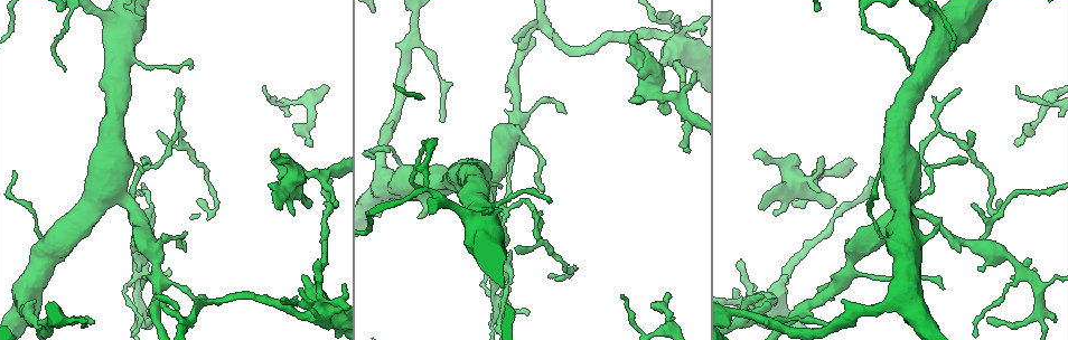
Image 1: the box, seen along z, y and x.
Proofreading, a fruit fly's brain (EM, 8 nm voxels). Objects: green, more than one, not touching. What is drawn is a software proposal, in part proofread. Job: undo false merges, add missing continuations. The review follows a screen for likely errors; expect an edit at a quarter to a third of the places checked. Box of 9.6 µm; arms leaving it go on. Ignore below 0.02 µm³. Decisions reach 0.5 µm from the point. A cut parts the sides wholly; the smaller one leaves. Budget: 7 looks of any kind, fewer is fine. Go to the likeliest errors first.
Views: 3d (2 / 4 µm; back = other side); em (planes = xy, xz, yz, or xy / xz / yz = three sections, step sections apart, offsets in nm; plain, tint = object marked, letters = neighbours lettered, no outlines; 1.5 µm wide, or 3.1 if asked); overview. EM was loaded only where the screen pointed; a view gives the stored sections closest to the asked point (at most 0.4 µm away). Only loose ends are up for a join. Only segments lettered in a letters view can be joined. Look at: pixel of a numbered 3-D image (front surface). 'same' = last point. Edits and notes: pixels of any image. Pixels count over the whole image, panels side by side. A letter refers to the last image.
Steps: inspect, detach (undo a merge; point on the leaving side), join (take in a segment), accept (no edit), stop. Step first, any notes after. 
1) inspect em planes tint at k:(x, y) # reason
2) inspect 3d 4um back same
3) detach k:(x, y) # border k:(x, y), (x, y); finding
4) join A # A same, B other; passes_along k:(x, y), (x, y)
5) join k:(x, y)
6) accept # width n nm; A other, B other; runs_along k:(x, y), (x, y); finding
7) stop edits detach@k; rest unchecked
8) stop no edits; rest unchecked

inspect em planes letters at 1:(973, 202) # free end

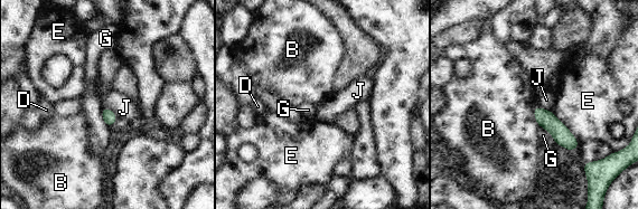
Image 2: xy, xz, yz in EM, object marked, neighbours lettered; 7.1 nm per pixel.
accept # B other, D other, E other, G other, J other; runs_along 2:(536, 111), (574, 145); no lettered segment goes on from it

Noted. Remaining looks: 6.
inspect 3d 4um at 1:(786, 283) # calibre changes

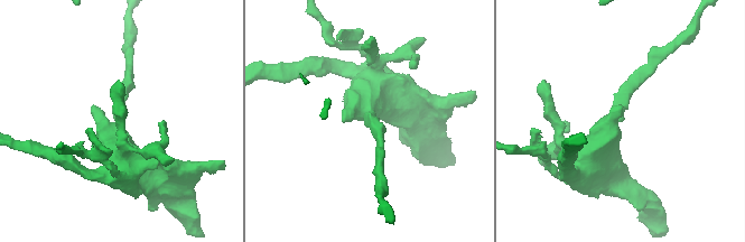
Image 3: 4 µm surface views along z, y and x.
inspect em xz step 4 tint at 3:(366, 118) # arm_widths 190, 600 nm

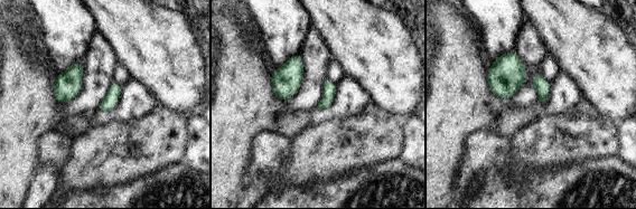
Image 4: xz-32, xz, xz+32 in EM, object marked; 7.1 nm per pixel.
inspect em xz step 4 letters same # see the neighbours

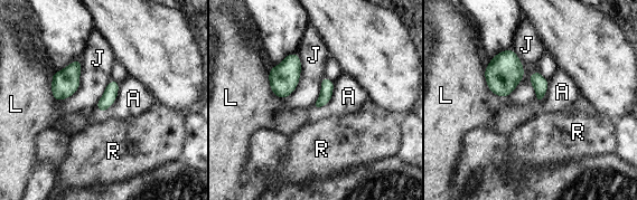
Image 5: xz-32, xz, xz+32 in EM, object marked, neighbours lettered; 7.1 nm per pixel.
accept # width 100 nm; A other, J other, L other, R other; border 5:(512, 48), (523, 77), (504, 98); continuous, no second cell

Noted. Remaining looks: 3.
inspect em planes letters at 1:(146, 319) # an open end

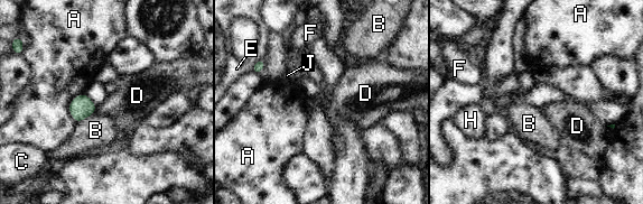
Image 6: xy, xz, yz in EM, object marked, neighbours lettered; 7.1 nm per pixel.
accept # width 160 nm; longest_contact A 240 nm; A other, B other, C other, D other, E other, F other, H other, J other; no lettered segment goes on from it

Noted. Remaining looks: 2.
stop no edits; rest unchecked

